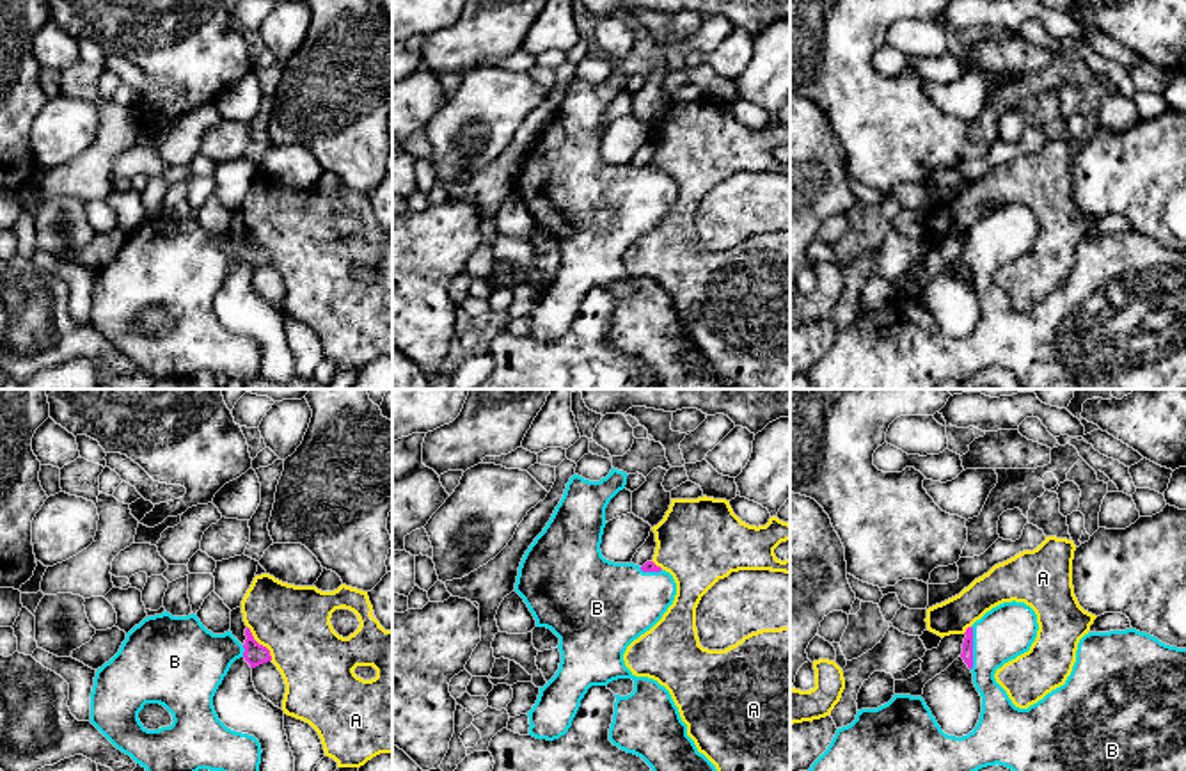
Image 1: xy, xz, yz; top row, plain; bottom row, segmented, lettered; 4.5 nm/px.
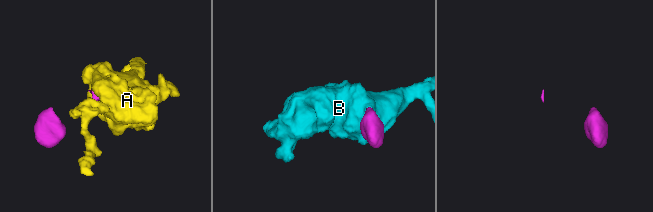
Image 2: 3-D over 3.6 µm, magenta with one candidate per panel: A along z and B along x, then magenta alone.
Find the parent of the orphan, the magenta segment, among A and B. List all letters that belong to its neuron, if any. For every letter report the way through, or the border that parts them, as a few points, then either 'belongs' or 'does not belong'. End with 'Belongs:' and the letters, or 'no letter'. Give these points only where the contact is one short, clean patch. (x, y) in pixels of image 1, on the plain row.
A: border along xy (247, 228), (272, 262); does not belong
B: belongs
Belongs: B

